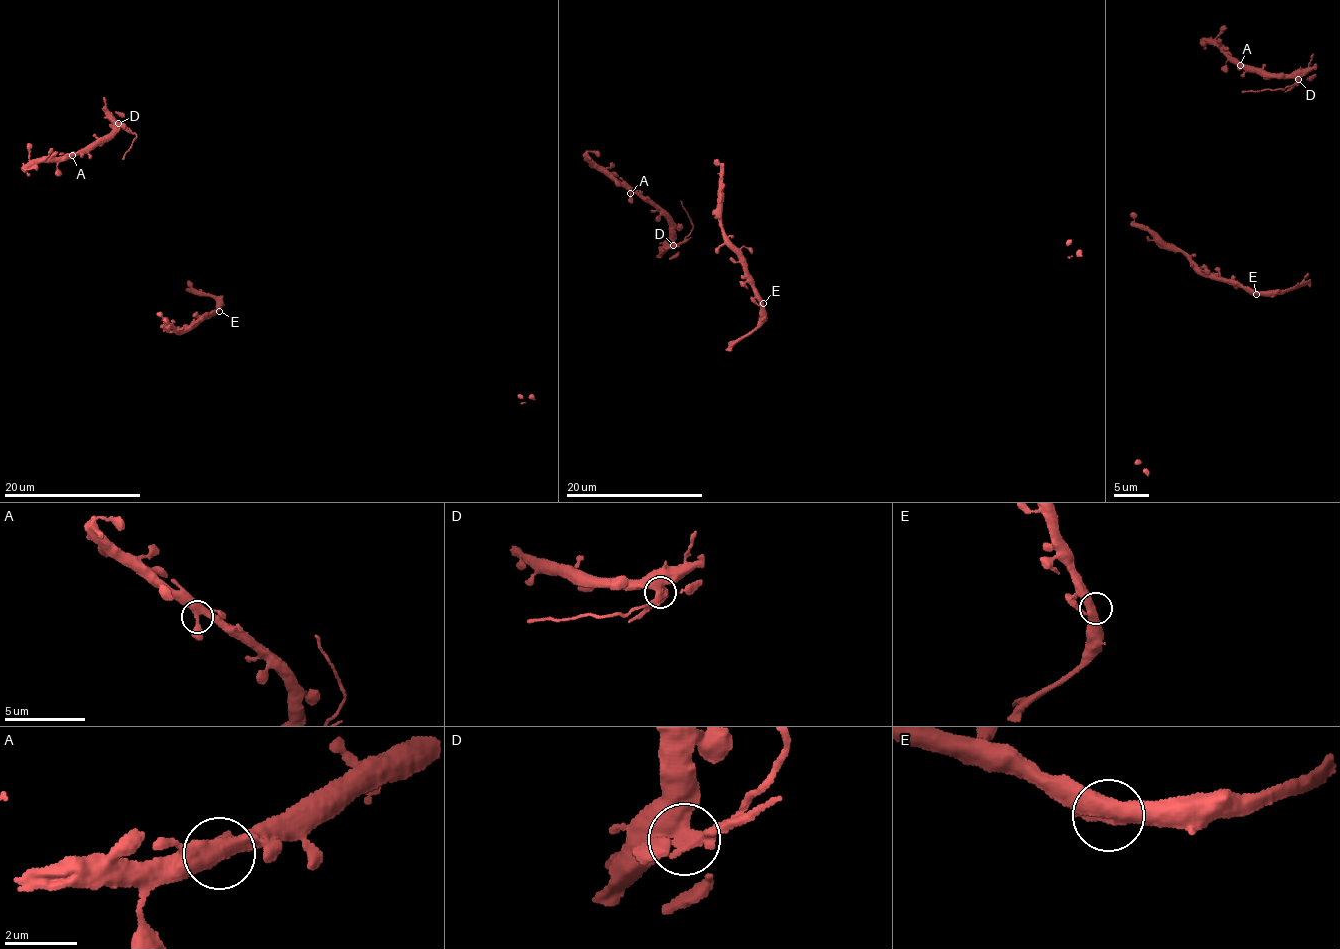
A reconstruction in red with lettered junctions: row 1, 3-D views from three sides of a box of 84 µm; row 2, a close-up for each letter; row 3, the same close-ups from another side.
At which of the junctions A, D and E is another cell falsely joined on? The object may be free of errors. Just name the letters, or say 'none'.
D

